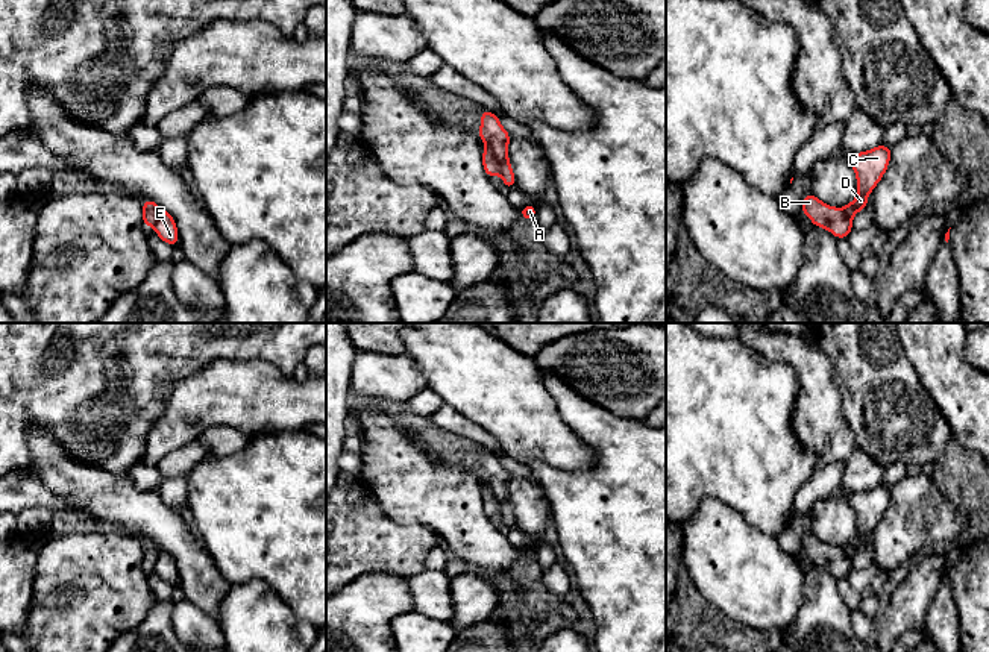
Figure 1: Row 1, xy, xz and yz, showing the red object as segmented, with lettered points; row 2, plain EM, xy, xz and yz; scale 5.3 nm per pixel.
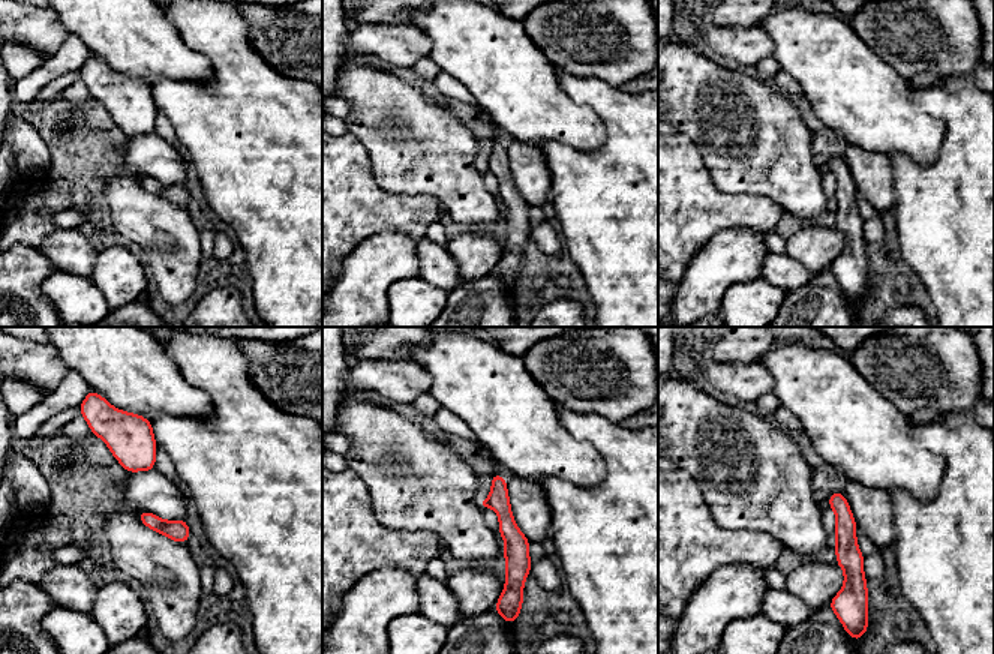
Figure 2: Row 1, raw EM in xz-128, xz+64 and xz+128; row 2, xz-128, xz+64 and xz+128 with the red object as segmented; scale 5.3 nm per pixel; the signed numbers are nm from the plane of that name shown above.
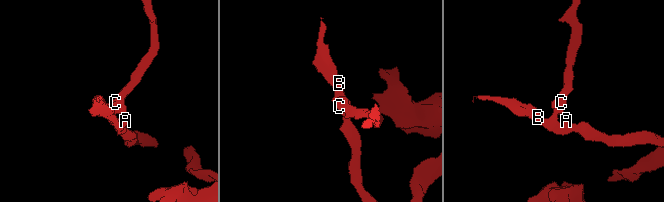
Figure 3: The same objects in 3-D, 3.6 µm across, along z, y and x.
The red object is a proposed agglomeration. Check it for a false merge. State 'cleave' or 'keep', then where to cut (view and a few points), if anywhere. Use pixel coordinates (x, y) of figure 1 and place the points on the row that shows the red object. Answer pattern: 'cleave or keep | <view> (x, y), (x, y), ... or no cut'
cleave | xz (492, 149), (501, 172)

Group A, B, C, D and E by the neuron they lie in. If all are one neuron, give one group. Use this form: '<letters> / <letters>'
A B E / C D

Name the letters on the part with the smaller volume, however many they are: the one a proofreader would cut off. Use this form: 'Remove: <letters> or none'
Remove: C, D

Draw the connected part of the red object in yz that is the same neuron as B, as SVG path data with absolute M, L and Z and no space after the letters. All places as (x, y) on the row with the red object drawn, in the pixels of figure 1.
M813 193L801 200L801 212L805 212L816 227L828 229L837 240L851 235L854 214L822 203Z

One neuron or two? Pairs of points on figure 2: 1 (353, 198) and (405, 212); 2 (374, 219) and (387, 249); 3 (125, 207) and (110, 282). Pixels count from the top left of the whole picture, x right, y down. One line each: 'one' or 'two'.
1: one
2: two
3: two

